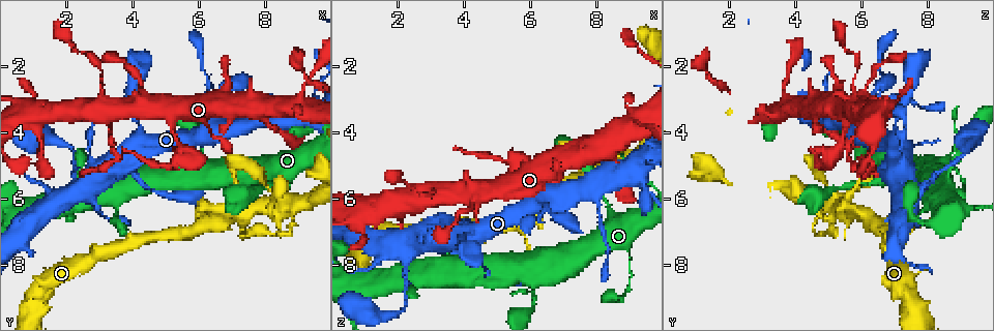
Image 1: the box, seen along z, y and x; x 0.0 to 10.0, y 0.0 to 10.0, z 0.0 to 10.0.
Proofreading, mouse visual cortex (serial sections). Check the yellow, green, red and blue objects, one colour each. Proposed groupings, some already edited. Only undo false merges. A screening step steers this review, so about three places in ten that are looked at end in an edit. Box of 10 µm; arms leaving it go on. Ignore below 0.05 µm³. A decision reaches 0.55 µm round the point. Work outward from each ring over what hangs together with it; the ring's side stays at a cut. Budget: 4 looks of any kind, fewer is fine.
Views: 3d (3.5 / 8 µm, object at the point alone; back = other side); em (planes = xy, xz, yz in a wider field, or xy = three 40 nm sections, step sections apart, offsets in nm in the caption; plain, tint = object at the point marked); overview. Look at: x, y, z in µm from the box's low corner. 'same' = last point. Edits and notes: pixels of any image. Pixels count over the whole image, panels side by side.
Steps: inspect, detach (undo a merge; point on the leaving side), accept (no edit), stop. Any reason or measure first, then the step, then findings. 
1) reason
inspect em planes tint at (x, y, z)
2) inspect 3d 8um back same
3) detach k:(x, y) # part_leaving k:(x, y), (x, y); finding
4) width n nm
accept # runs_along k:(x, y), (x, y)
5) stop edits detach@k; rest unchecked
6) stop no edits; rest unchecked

inspect 3d 3.5um at (3.15, 2.95, 5.80)

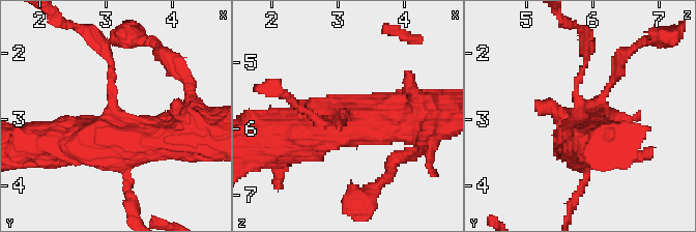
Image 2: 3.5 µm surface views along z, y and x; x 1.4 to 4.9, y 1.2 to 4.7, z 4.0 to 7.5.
inspect em planes tint at (3.05, 2.90, 5.80)

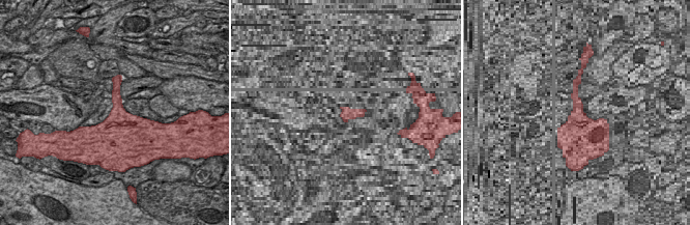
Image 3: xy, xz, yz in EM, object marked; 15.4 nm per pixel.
accept # runs_along 2:(411, 109), (278, 133); one cell here

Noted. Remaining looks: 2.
inspect 3d 3.5um at (6.75, 2.70, 6.55)

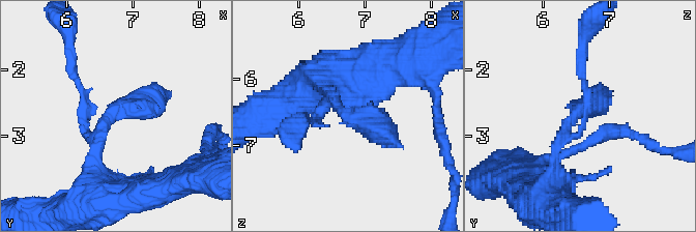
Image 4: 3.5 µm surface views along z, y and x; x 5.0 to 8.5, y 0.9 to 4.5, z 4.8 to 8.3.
need the tissue
inspect em xy step 5 tint at (6.75, 2.65, 6.55)

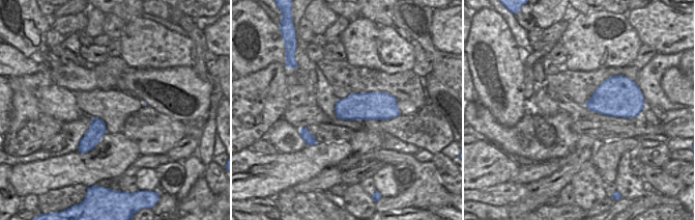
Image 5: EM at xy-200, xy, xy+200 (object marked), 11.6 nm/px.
accept # runs_along 4:(99, 174), (106, 122), (169, 91); continuous, no second cell

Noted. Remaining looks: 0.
stop no edits; rest unchecked

